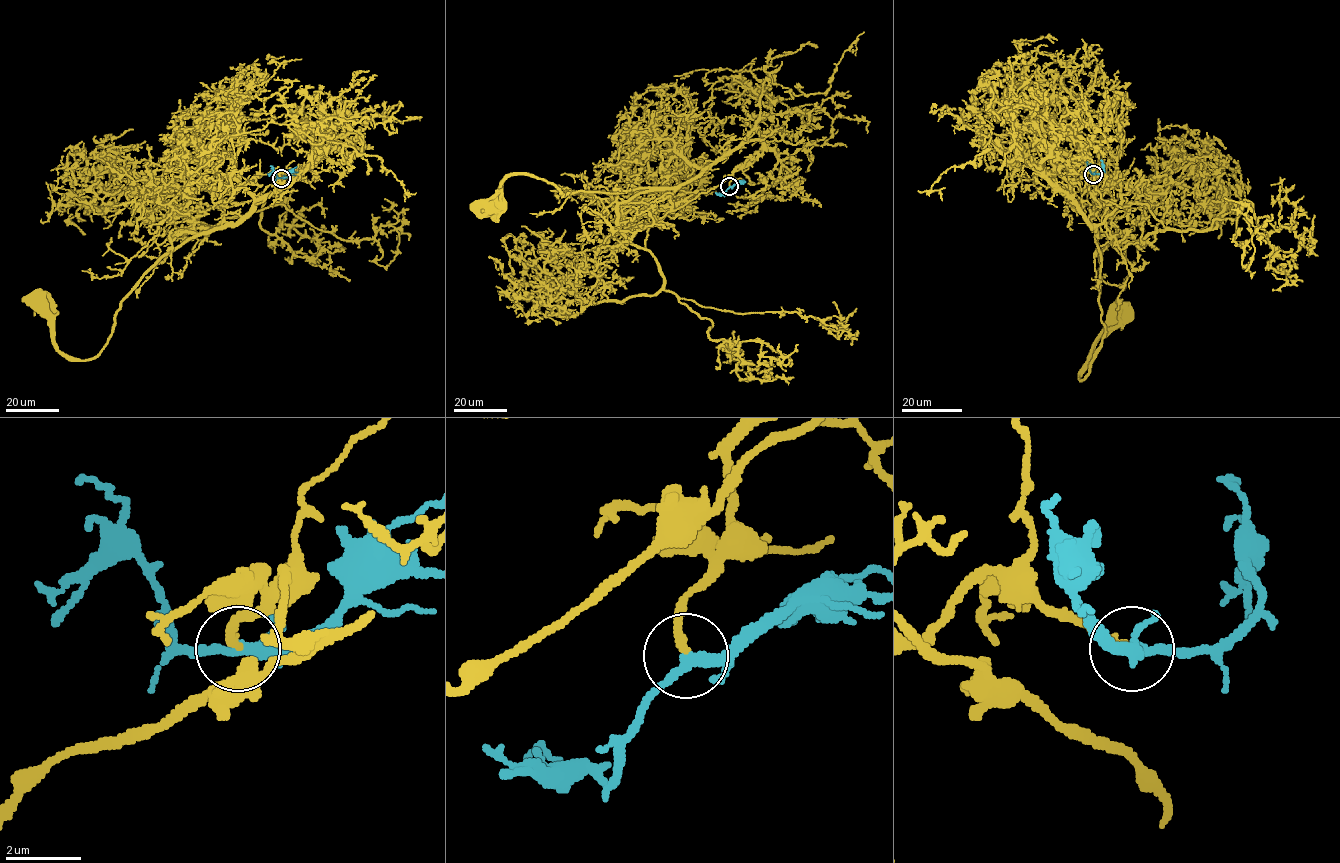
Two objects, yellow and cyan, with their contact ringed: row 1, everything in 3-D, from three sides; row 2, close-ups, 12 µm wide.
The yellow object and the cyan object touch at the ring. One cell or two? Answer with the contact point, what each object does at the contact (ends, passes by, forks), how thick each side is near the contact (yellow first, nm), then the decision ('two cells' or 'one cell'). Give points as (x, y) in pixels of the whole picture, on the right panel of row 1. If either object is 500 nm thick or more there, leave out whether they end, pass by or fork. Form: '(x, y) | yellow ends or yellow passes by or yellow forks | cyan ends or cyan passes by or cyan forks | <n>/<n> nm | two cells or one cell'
(1093, 174) | yellow ends | cyan forks | 190/240 nm | one cell

